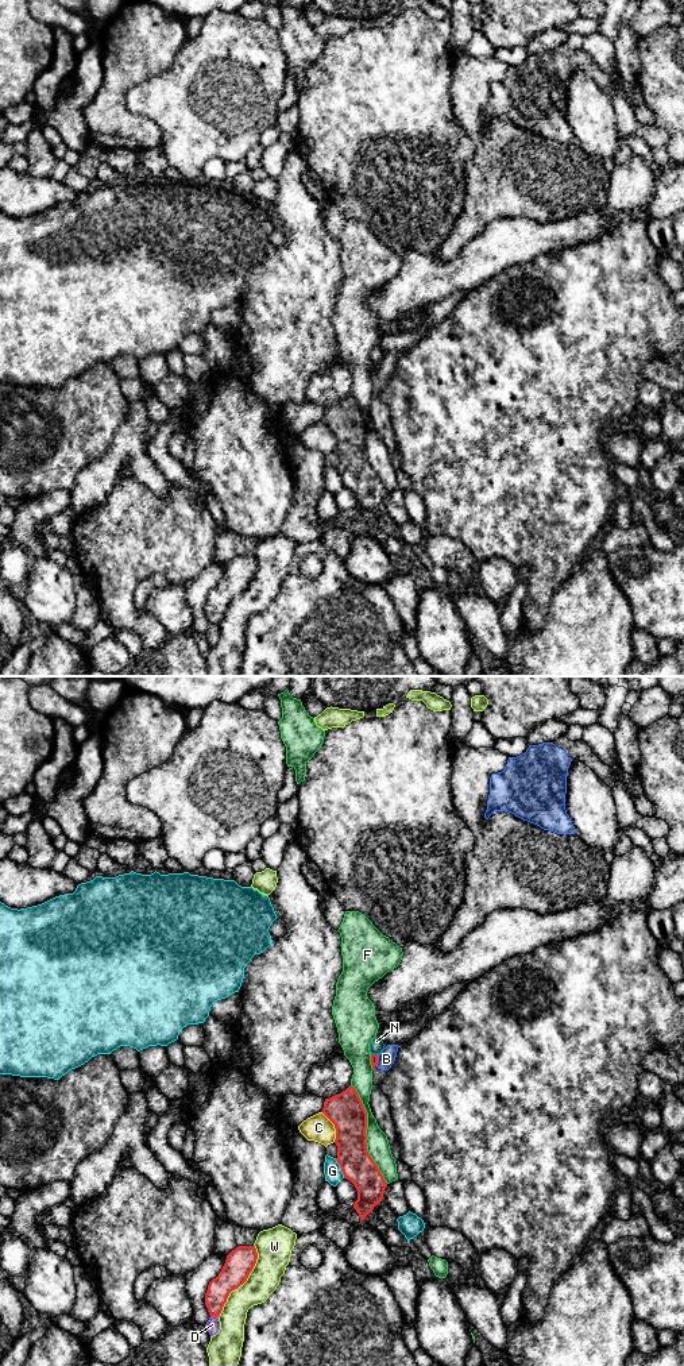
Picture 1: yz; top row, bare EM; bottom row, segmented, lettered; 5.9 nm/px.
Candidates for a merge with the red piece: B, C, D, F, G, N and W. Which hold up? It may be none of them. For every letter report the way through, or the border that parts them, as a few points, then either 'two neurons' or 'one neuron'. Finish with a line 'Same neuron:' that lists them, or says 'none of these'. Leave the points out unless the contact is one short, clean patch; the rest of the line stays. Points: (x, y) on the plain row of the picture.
B: along yz (378, 363), (375, 374) | two neurons
C: two neurons
D: two neurons
F: two neurons
G: two neurons
N: along yz (371, 362), (377, 363) | two neurons
W: two neurons
Same neuron: none of these

